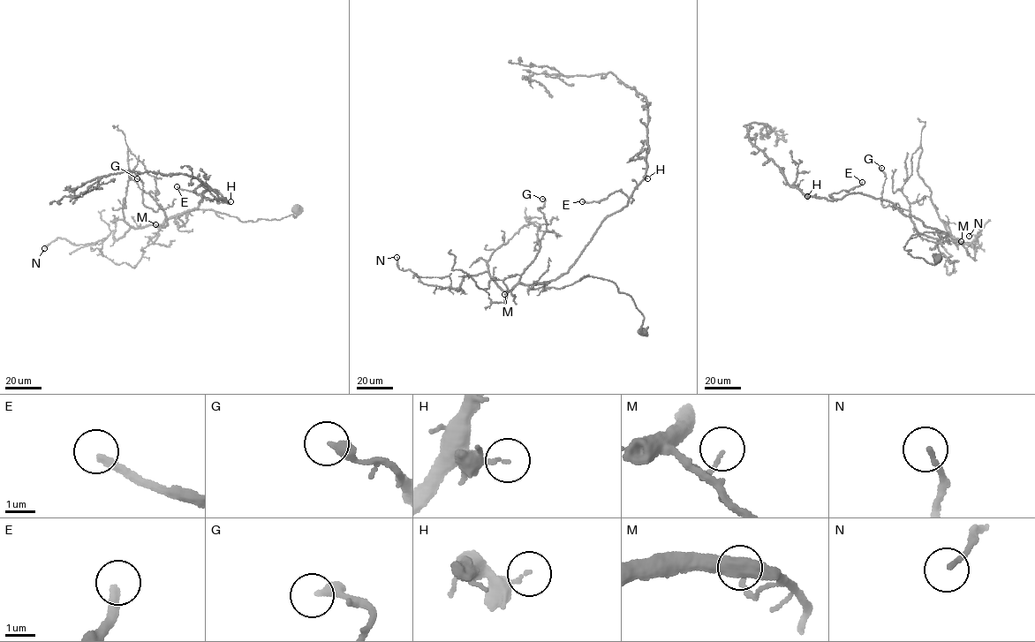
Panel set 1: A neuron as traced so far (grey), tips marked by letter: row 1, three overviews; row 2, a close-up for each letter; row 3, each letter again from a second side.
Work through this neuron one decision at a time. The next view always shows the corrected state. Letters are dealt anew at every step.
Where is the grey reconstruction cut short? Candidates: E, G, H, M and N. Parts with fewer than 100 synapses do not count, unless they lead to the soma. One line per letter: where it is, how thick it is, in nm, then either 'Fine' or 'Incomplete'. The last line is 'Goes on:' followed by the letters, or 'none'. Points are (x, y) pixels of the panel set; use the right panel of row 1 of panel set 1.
E: Place: (862, 182). Thickness 280 nm. Incomplete
G: Place: (881, 168). Thickness 320 nm. Fine
H: Place: (807, 196). Thickness 130 nm. Fine
M: Place: (961, 241). Thickness 120 nm. Fine
N: Place: (969, 236). Thickness 140 nm. Fine
Goes on: E

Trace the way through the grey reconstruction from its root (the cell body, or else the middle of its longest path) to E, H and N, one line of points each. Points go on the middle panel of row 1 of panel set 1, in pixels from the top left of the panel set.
E: (642, 332), (642, 313), (610, 281), (530, 288), (567, 273), (628, 198), (582, 201)
H: (642, 332), (642, 313), (610, 281), (587, 275), (559, 289), (529, 285), (567, 273), (600, 223), (647, 178)
N: (642, 332), (631, 298), (601, 278), (508, 290), (486, 272), (459, 290), (424, 284), (396, 257)

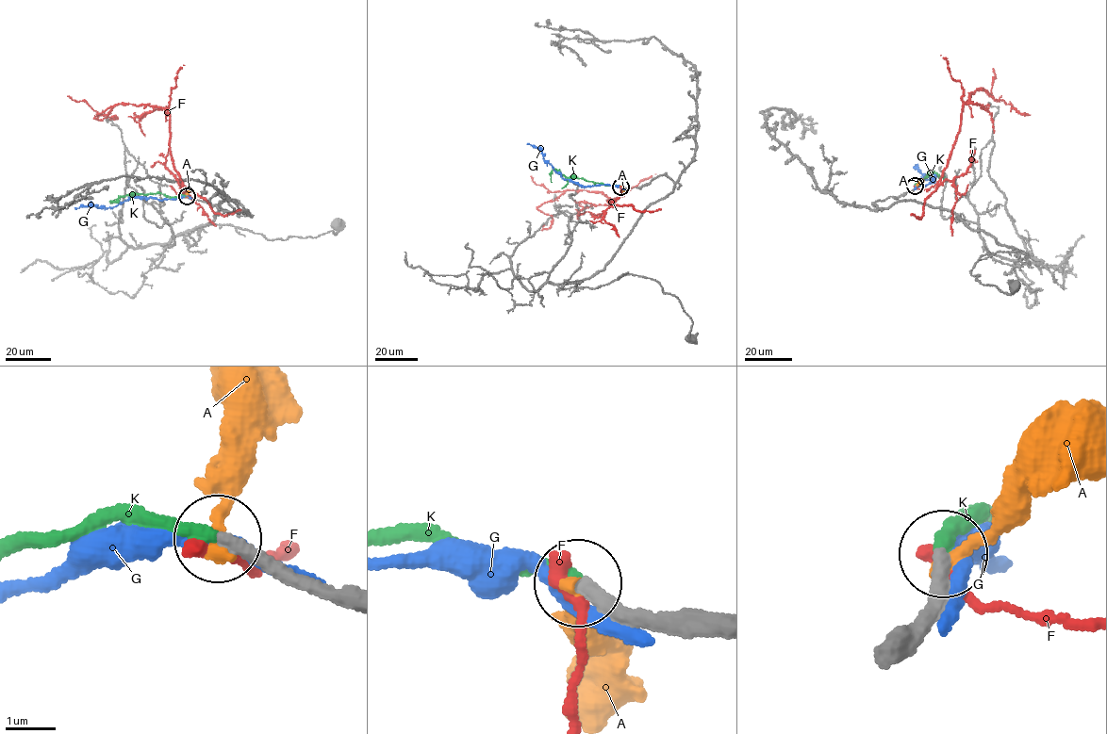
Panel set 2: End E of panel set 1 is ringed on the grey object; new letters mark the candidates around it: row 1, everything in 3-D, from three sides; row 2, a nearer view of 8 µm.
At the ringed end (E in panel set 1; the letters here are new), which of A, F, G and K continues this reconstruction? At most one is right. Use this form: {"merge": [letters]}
{"merge": ["K"]}

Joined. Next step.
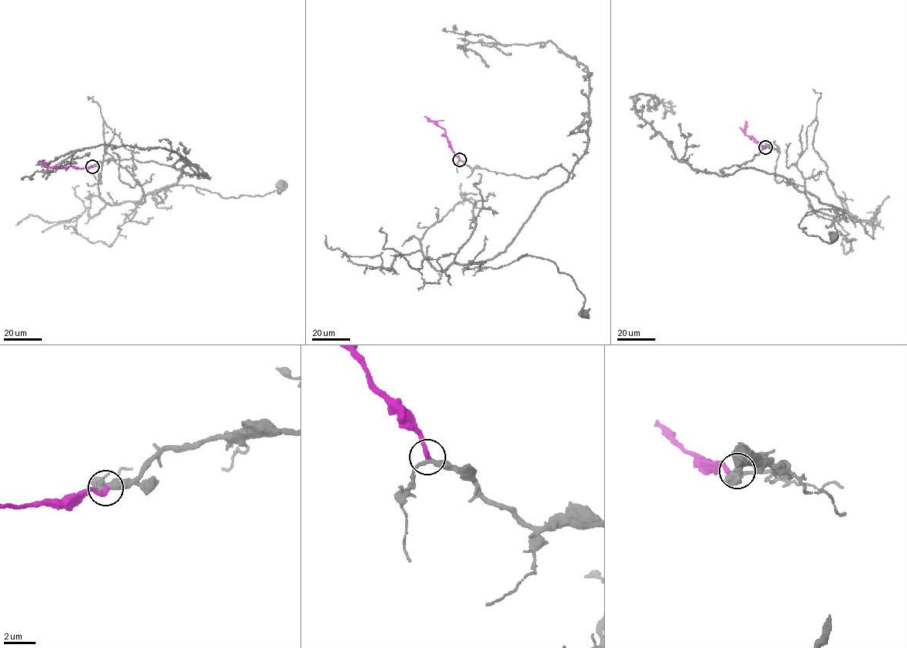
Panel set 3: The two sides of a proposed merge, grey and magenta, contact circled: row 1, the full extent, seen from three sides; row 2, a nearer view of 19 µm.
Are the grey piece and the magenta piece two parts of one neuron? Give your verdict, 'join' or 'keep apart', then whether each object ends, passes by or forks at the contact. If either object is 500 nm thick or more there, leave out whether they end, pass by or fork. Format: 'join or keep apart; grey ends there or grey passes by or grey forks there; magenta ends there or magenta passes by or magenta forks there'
join; grey passes by; magenta ends there

